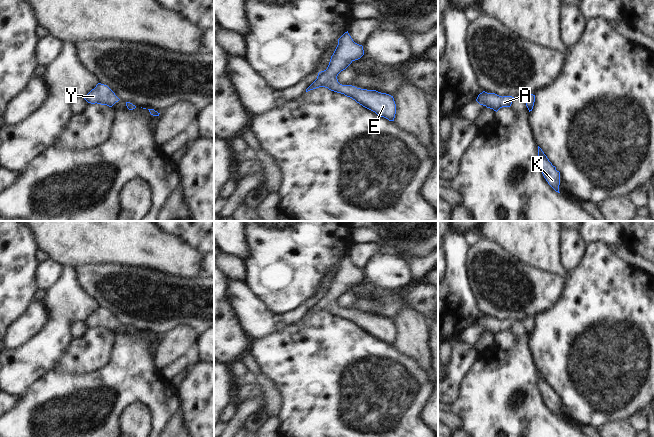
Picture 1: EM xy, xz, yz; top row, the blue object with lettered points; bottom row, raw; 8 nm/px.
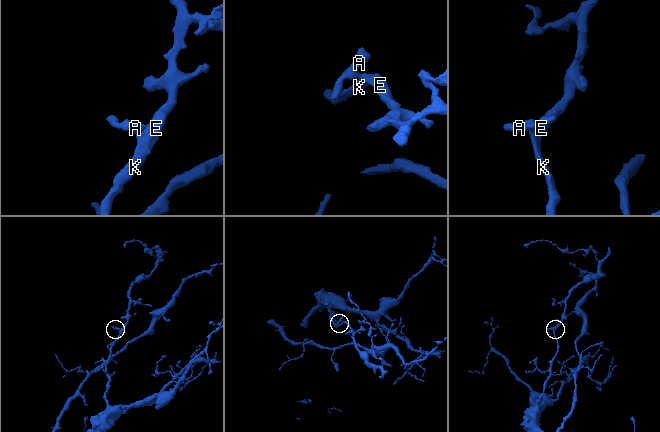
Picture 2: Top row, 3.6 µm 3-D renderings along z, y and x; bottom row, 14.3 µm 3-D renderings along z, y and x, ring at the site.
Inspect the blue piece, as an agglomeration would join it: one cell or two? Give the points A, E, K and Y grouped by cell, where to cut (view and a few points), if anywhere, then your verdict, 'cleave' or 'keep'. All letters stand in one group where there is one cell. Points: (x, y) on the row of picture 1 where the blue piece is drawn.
groups A E K Y; cut none; keep

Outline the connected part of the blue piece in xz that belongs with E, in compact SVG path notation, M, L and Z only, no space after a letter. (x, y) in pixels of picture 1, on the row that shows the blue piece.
M348 31L345 32L338 39L338 45L331 56L327 69L318 73L317 79L306 89L306 92L319 87L325 87L331 91L352 98L363 107L389 121L394 121L396 104L393 96L376 90L361 89L352 85L342 85L338 82L338 74L363 55L363 46L355 43Z

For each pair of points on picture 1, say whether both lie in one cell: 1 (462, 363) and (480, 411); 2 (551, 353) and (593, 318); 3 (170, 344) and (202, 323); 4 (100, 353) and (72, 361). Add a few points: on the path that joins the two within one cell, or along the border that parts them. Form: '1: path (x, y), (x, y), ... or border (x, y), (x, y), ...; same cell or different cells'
1: border (478, 353), (477, 359), (460, 384), (458, 394); different cells
2: path (561, 346), (575, 332), (583, 328); same cell
3: border (169, 330), (186, 324), (196, 338); different cells
4: path (93, 353), (84, 354), (79, 358); same cell

